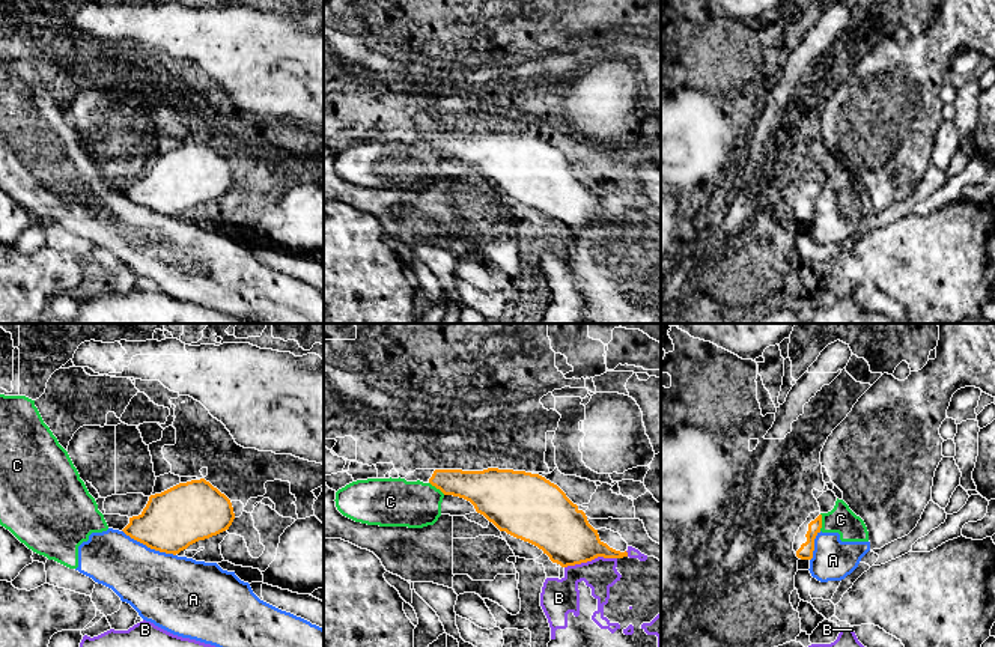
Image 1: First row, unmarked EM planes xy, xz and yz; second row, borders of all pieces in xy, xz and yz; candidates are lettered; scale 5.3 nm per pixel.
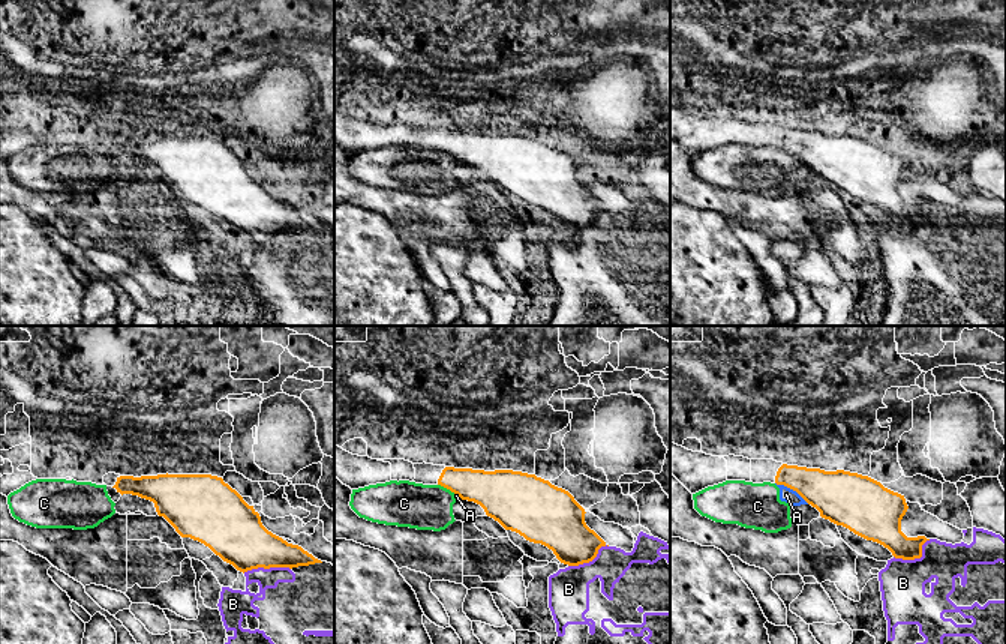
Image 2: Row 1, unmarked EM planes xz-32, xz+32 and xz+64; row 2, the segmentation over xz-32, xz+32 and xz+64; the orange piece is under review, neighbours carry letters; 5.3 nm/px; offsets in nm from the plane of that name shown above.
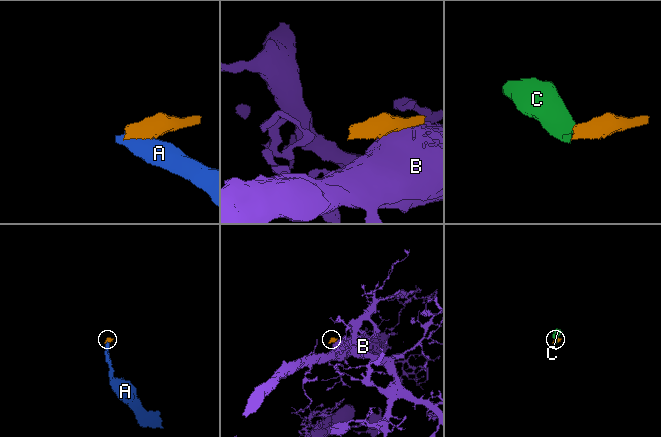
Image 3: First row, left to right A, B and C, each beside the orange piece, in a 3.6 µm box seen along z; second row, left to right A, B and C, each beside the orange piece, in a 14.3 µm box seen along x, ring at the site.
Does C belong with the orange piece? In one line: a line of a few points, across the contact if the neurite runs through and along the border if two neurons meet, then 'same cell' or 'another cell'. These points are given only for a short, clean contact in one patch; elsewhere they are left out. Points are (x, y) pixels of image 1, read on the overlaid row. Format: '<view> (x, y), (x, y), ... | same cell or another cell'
yz (821, 513), (819, 530) | another cell

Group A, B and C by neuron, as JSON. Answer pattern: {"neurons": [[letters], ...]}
{"neurons": [["A", "C"], ["B"]]}

